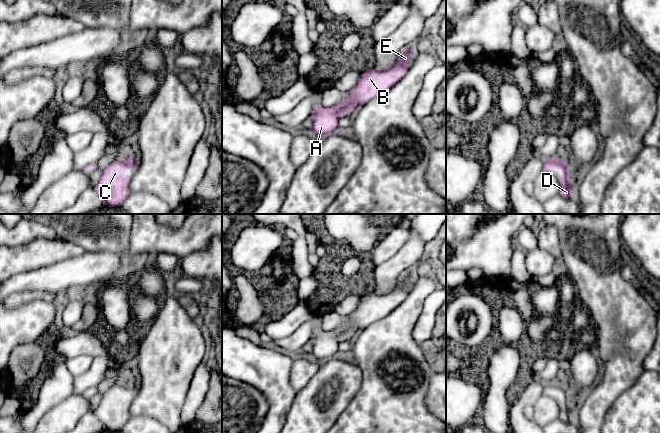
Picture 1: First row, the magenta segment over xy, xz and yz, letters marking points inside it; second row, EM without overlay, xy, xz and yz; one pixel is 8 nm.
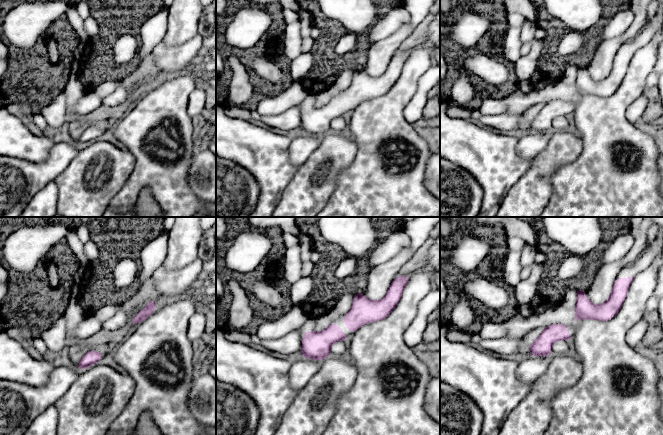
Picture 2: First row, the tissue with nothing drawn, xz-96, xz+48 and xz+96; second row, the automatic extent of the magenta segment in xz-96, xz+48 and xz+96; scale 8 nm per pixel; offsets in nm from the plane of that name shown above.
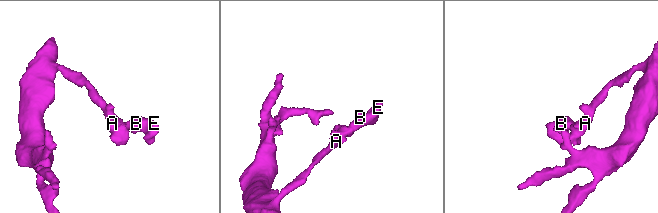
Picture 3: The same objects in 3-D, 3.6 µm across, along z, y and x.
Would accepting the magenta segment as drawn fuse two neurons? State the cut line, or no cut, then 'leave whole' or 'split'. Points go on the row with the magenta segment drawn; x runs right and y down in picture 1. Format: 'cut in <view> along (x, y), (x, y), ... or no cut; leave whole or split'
no cut; leave whole

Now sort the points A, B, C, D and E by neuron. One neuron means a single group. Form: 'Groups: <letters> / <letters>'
Groups: A B C D E

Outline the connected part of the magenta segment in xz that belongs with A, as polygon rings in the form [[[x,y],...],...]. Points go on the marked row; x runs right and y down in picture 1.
[[[414,49],[405,50],[395,64],[386,71],[366,69],[361,72],[357,84],[348,93],[347,101],[344,102],[342,99],[330,107],[317,105],[311,113],[313,117],[311,134],[321,138],[333,134],[341,125],[339,120],[341,115],[351,114],[357,107],[389,91],[405,76],[413,54]]]

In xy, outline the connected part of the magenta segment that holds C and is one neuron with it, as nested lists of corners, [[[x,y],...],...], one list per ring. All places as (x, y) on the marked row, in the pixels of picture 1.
[[[129,157],[122,163],[112,163],[101,171],[100,179],[93,189],[104,201],[106,208],[120,206],[131,193],[131,177],[124,176],[125,168],[135,172],[139,168],[139,161]]]

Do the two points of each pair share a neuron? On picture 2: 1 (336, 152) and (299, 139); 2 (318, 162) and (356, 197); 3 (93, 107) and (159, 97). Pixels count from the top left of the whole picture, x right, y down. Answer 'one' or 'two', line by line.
1: two
2: two
3: two

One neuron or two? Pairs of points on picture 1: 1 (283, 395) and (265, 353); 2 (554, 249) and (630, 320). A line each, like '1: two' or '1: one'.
1: one
2: two

